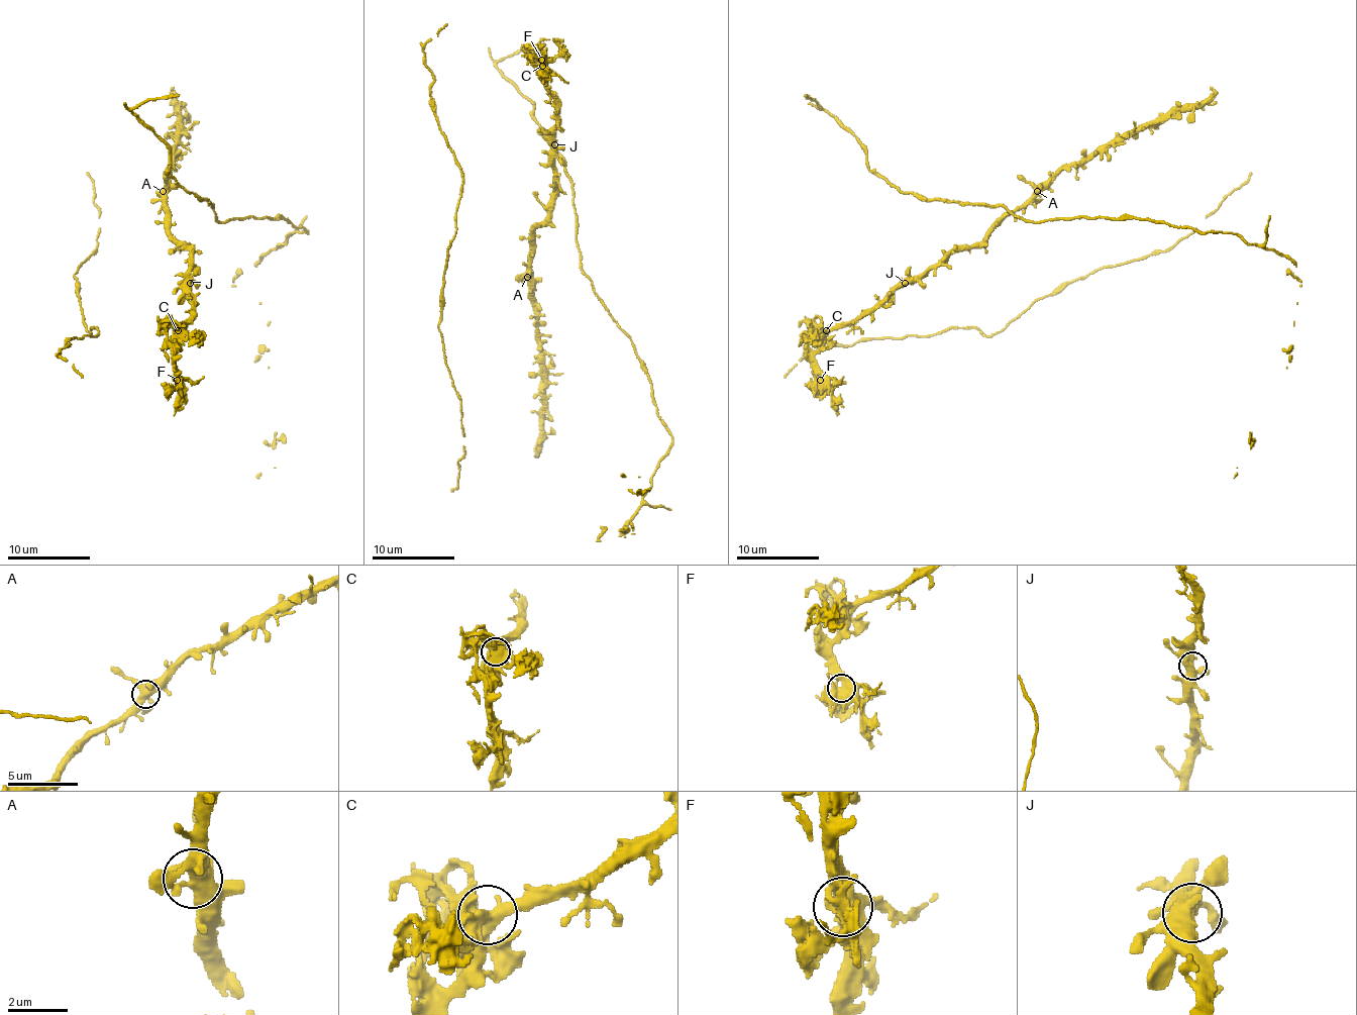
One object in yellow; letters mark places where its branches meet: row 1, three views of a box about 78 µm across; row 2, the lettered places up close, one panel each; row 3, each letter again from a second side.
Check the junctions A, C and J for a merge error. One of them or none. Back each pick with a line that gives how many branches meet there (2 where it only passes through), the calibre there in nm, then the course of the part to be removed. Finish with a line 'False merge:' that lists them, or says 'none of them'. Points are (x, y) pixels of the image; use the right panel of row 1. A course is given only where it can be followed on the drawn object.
C: 3 branches meet; 500 nm thick; foreign part runs (826, 330), (822, 348), (814, 357), (814, 368), (832, 388), (832, 409), (838, 415)
False merge: C

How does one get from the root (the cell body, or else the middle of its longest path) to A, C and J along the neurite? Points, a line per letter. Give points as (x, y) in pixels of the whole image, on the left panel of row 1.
A: (192, 299), (190, 251), (169, 230), (167, 195), (163, 191)
C: (192, 299), (192, 313), (177, 330)
J: (192, 299), (190, 283)

